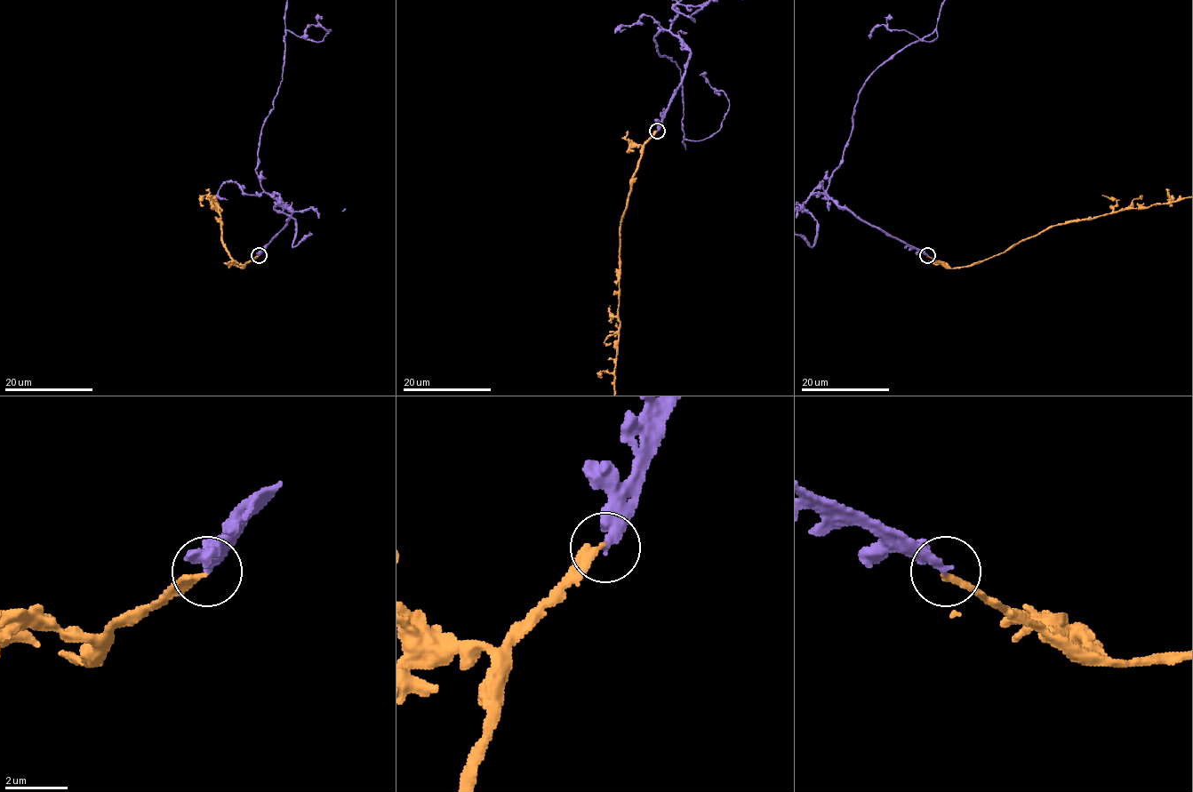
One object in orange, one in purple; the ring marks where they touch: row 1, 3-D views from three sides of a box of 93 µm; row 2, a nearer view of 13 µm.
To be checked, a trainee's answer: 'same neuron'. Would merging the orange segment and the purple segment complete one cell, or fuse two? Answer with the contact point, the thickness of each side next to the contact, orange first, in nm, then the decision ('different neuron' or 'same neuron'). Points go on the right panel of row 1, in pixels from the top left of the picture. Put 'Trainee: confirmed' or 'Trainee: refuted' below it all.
place (927, 255); calibres 280 and 280 nm; different neuron
Trainee: refuted

